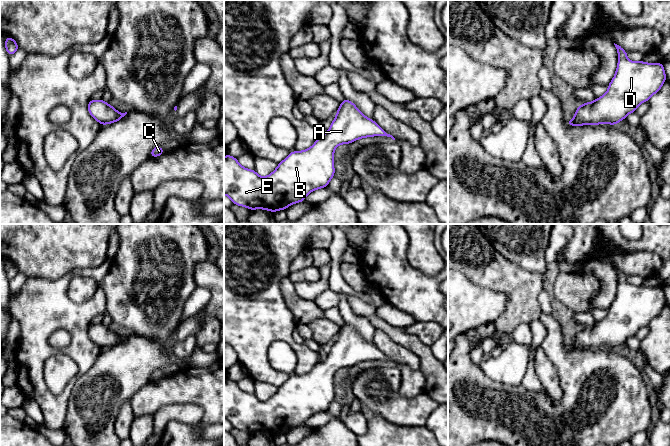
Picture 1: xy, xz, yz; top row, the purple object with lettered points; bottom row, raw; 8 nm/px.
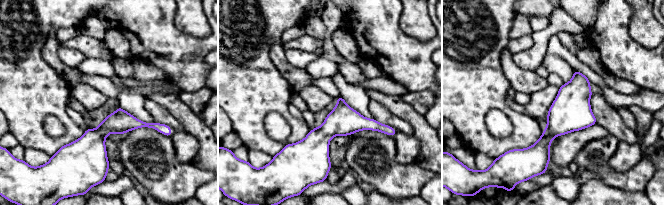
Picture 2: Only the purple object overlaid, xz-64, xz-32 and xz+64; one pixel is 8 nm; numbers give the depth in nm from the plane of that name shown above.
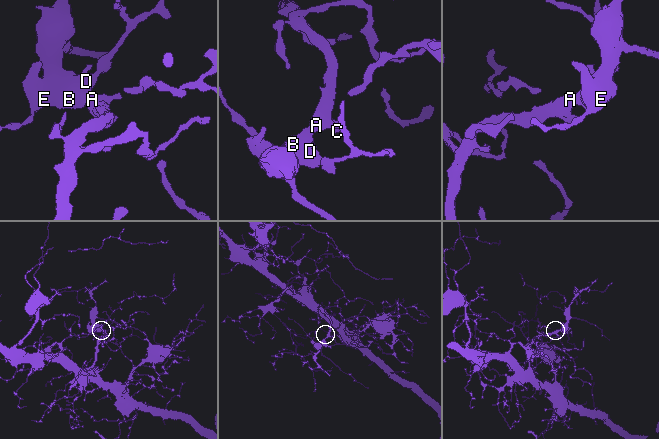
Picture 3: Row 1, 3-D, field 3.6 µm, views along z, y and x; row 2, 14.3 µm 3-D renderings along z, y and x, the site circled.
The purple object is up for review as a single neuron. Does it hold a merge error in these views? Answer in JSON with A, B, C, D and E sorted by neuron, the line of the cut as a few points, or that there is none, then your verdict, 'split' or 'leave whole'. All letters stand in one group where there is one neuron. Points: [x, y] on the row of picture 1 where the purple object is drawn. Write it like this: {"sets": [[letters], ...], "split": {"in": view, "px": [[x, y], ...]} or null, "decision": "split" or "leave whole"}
{"sets": [["A", "B", "C", "D", "E"]], "split": null, "decision": "leave whole"}

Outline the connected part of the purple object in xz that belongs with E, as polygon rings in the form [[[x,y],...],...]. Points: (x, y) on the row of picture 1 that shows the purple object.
[[[345,98],[340,103],[329,130],[310,148],[303,151],[292,151],[268,176],[262,177],[255,170],[244,168],[237,158],[226,154],[224,156],[224,195],[228,196],[233,204],[247,207],[251,211],[264,209],[274,213],[286,210],[292,204],[305,201],[310,192],[327,187],[335,174],[334,150],[337,146],[373,136],[387,136],[395,140],[374,120],[361,113],[354,103]]]

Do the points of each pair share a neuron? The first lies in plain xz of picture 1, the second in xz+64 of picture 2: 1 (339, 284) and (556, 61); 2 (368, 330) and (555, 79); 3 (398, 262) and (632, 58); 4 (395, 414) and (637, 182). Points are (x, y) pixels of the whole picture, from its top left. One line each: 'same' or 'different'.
1: different
2: different
3: same
4: same

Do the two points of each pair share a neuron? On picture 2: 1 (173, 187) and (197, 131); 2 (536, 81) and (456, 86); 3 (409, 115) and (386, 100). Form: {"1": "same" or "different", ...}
{"1": "different", "2": "different", "3": "same"}

